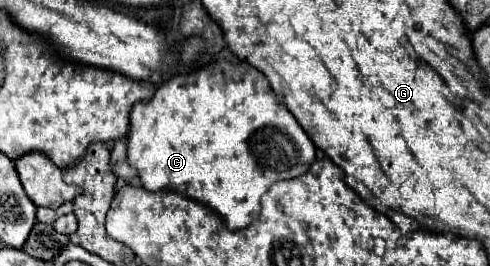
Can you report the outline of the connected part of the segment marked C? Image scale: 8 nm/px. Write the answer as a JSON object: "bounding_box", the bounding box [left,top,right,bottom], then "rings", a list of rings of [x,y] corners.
{"bounding_box":[128,61,316,231],"rings":[[[214,61],[194,73],[184,73],[184,75],[174,75],[172,79],[168,79],[168,83],[160,85],[154,93],[154,97],[148,101],[148,103],[136,103],[136,107],[132,109],[130,113],[130,133],[128,133],[128,163],[130,167],[134,167],[138,171],[138,177],[142,181],[142,187],[146,191],[162,191],[162,189],[168,189],[168,191],[176,191],[176,193],[182,193],[186,195],[188,199],[194,199],[206,207],[210,207],[216,215],[222,217],[226,229],[230,231],[236,231],[236,229],[244,229],[248,227],[258,215],[260,215],[260,199],[262,195],[270,189],[272,183],[276,181],[284,181],[284,179],[296,179],[300,175],[304,175],[310,167],[310,163],[314,161],[314,153],[316,153],[316,147],[314,143],[308,139],[308,135],[304,133],[304,129],[296,123],[294,115],[282,107],[268,83],[268,79],[252,69],[248,63],[240,63],[240,65],[232,65],[228,61]]]}

